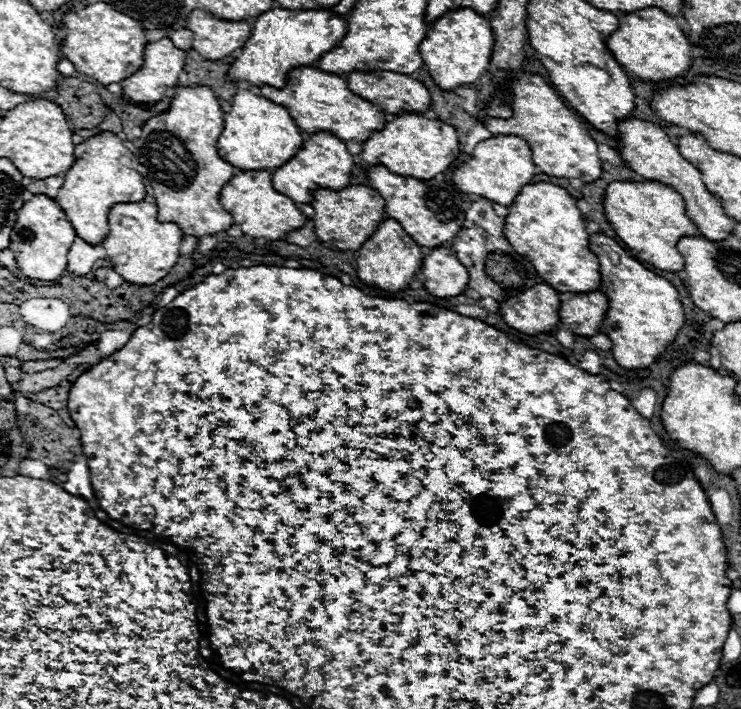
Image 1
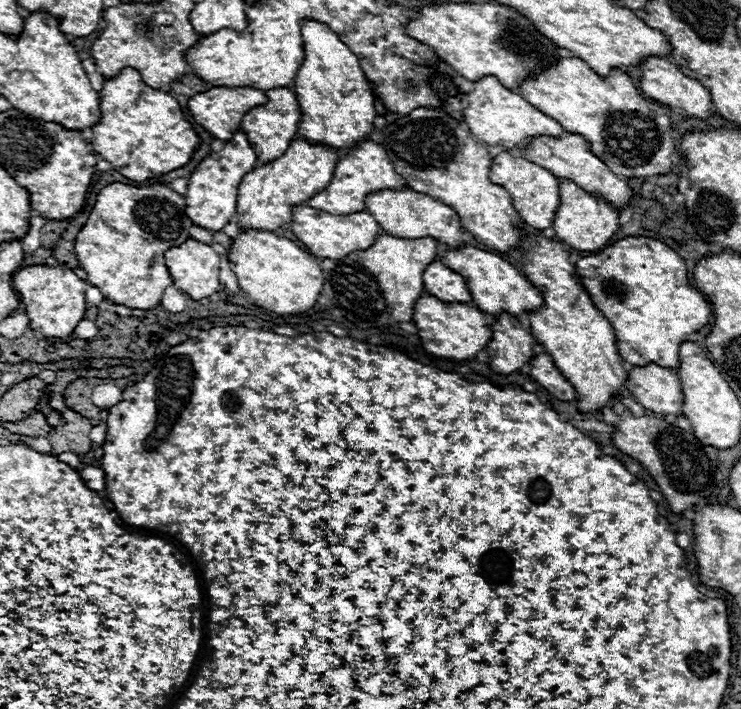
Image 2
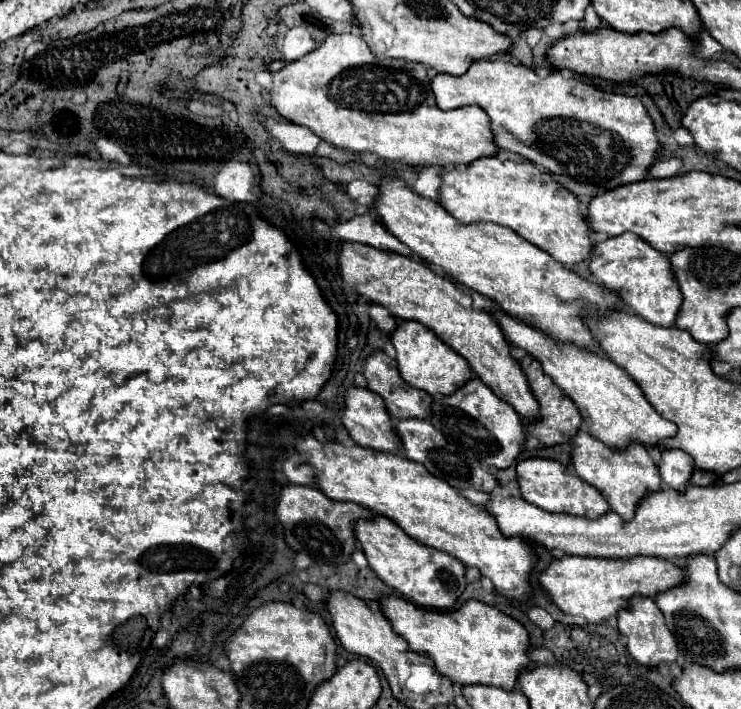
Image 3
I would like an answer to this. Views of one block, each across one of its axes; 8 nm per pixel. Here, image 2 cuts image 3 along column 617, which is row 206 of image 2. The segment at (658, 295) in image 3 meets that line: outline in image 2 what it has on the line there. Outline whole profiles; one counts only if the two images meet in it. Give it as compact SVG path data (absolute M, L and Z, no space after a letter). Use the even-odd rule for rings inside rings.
M294 138L288 150L260 168L256 166L242 178L238 200L236 200L236 220L240 228L254 230L278 230L292 220L292 208L306 202L318 190L326 188L332 180L338 152L320 144L310 144L304 138Z

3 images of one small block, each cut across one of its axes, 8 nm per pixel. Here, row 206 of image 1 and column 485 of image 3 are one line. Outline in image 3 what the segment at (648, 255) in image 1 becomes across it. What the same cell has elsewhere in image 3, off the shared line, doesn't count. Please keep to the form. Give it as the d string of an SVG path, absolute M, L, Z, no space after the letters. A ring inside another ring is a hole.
M396 596L384 598L380 606L392 628L408 640L410 648L430 656L436 670L460 686L488 684L510 692L516 686L518 674L532 666L532 660L528 658L530 638L526 628L478 600L470 600L462 608L446 612L426 610Z

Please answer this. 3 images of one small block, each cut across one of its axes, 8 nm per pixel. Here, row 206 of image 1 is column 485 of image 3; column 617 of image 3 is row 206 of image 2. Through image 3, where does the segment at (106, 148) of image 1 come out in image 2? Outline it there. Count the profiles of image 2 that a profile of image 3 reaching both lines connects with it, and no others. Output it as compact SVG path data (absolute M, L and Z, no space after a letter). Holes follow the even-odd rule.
M112 182L104 186L98 196L96 204L82 226L82 230L76 236L76 258L80 266L88 274L88 282L102 290L104 298L122 304L128 308L140 308L150 310L160 304L162 292L172 284L172 276L162 260L162 254L178 244L184 244L190 236L188 230L192 226L192 220L184 214L186 202L180 194L170 190L166 184L146 184L146 186L128 186L122 182Z

